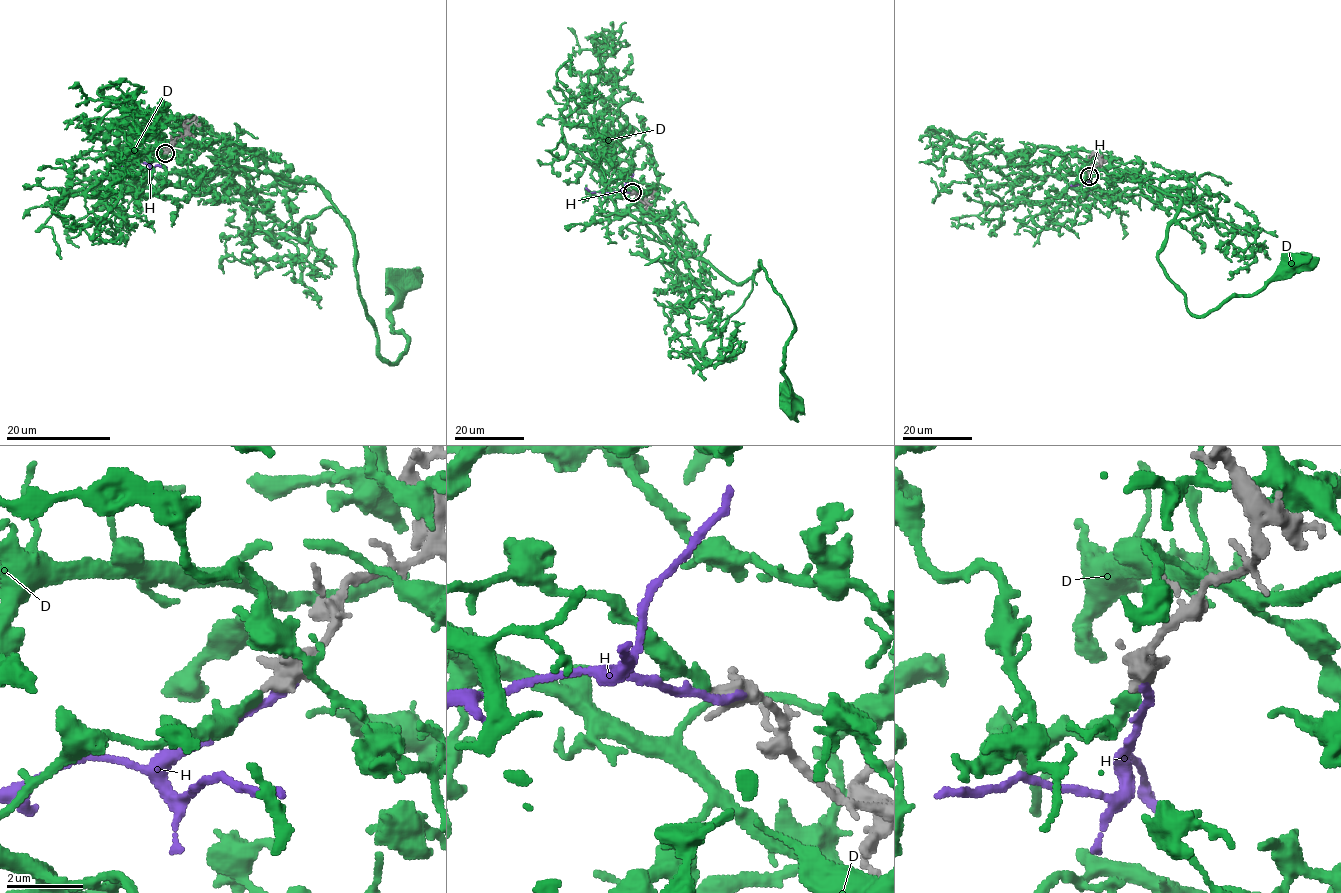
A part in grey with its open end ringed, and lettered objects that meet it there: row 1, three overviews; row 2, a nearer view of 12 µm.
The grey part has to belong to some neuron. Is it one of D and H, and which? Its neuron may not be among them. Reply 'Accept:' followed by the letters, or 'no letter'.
Accept: no letter

